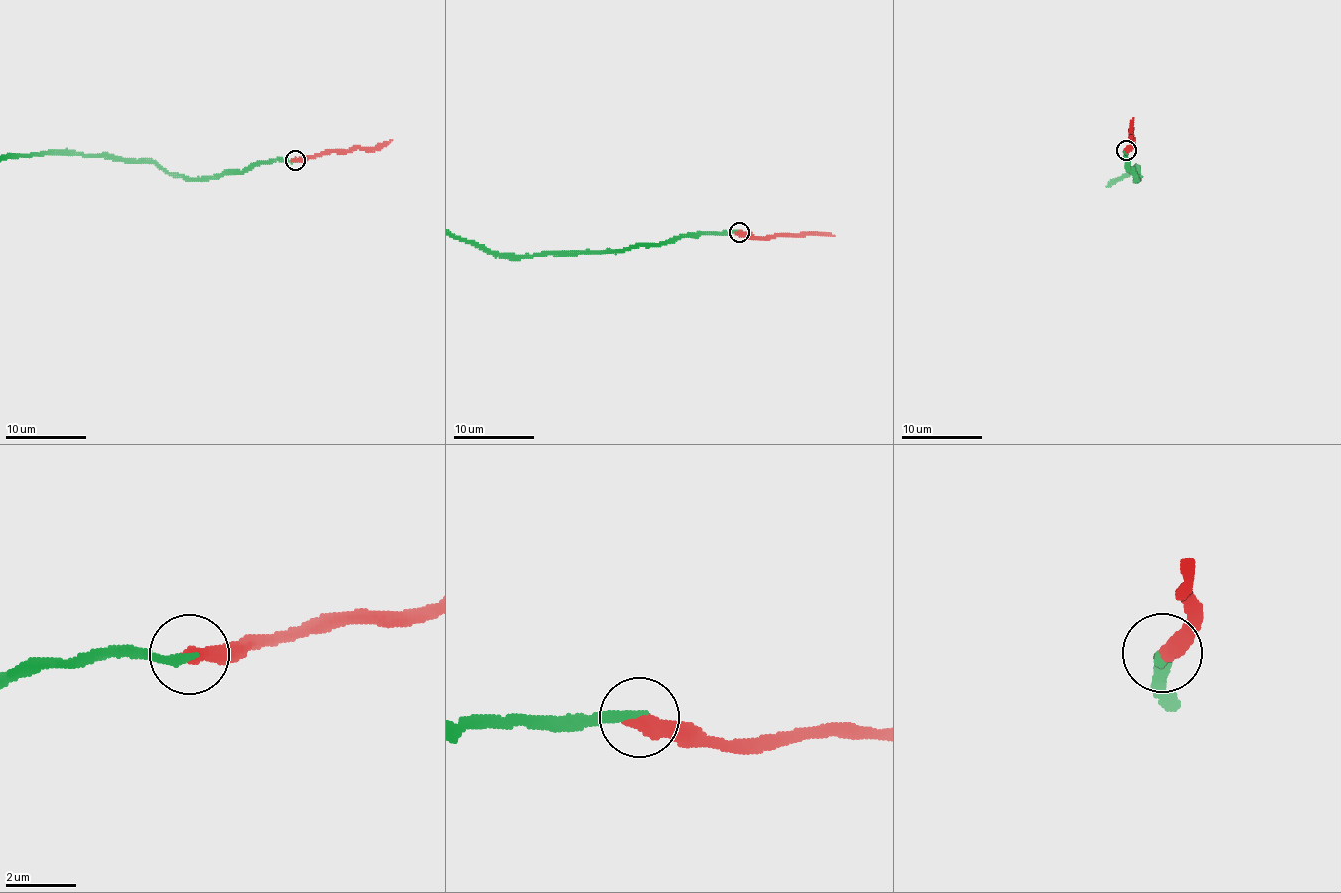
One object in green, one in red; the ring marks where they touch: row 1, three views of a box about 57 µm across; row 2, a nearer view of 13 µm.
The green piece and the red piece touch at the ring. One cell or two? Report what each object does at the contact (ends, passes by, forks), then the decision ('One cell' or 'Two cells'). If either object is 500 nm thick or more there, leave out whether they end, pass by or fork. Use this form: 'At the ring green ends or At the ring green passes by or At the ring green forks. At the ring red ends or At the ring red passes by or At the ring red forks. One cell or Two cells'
At the ring green ends. At the ring red ends. One cell

